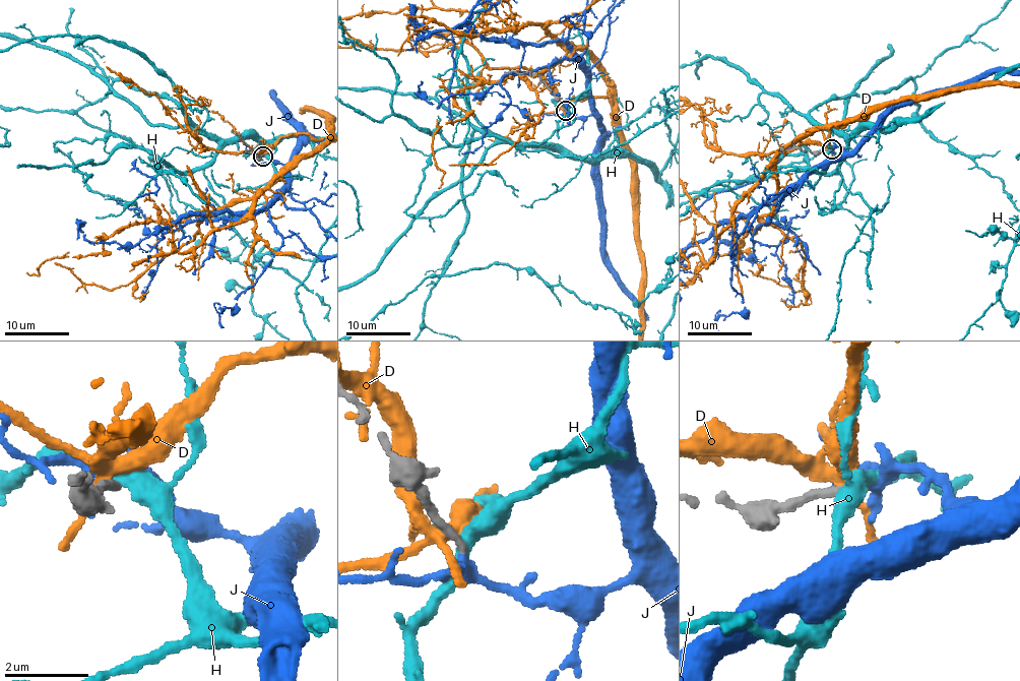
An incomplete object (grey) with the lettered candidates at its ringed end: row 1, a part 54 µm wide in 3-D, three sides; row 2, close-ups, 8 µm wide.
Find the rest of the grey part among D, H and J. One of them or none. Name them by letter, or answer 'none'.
J

